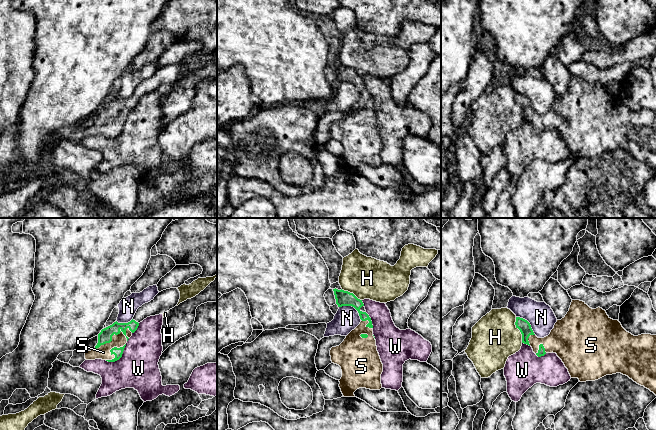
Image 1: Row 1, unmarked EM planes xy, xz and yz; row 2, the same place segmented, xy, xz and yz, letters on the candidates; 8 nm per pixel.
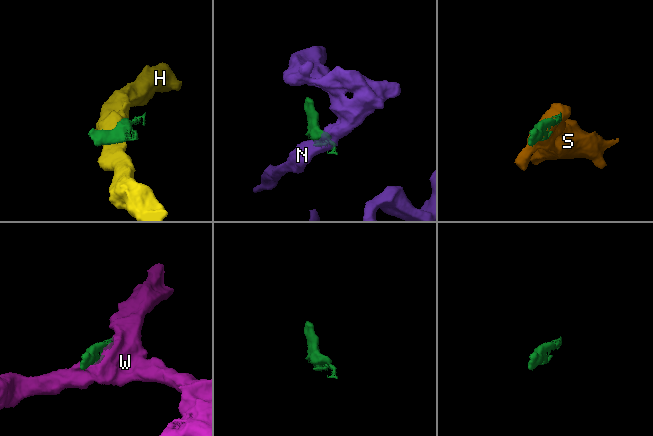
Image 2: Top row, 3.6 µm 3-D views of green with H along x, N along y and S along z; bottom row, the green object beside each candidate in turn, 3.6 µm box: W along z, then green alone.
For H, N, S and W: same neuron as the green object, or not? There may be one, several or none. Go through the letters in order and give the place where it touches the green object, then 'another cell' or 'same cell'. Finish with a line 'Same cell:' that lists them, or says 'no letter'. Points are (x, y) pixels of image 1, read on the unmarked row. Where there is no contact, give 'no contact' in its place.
H: contact yz (519, 105); another cell
N: contact xz (352, 82); another cell
S: contact xy (112, 111); same cell
W: contact xy (119, 134); another cell
Same cell: S

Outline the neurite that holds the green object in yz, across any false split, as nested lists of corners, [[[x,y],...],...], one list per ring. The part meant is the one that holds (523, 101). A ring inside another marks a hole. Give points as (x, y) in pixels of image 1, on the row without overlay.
[[[572,76],[565,93],[557,96],[550,110],[544,114],[538,114],[530,99],[523,94],[516,93],[515,101],[522,110],[522,119],[531,122],[538,133],[556,129],[571,154],[586,158],[621,149],[656,171],[656,111],[634,112],[600,83],[592,85],[583,77]]]

